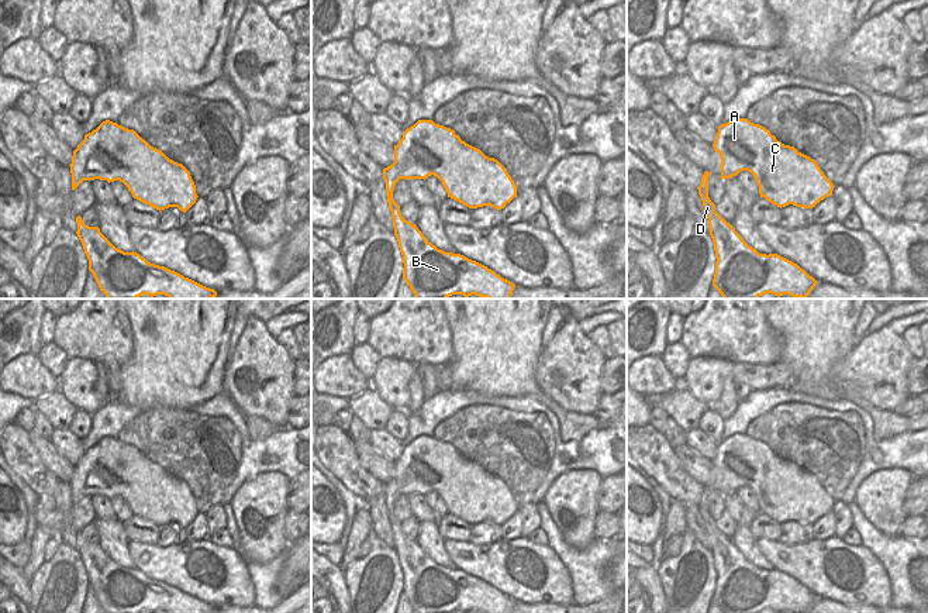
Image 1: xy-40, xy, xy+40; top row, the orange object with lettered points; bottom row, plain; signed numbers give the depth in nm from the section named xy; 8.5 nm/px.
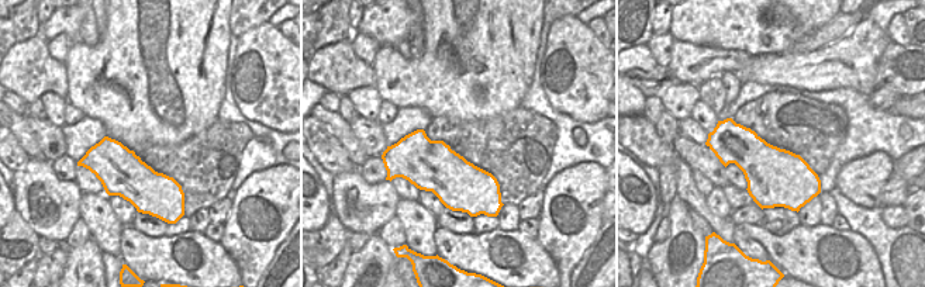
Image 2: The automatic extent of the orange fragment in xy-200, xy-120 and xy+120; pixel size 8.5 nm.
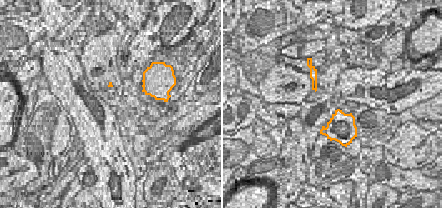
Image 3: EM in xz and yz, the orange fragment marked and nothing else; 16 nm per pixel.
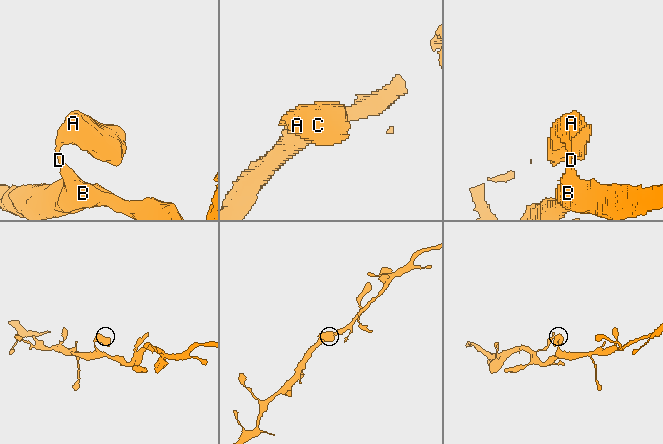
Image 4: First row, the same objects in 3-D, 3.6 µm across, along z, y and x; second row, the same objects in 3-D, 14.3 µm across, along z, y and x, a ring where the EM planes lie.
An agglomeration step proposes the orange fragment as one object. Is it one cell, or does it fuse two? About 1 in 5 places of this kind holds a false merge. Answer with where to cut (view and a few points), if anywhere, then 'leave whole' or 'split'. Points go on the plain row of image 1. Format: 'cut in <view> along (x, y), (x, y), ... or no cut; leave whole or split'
no cut; leave whole

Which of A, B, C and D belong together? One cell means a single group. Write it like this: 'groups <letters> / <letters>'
groups A B C D

